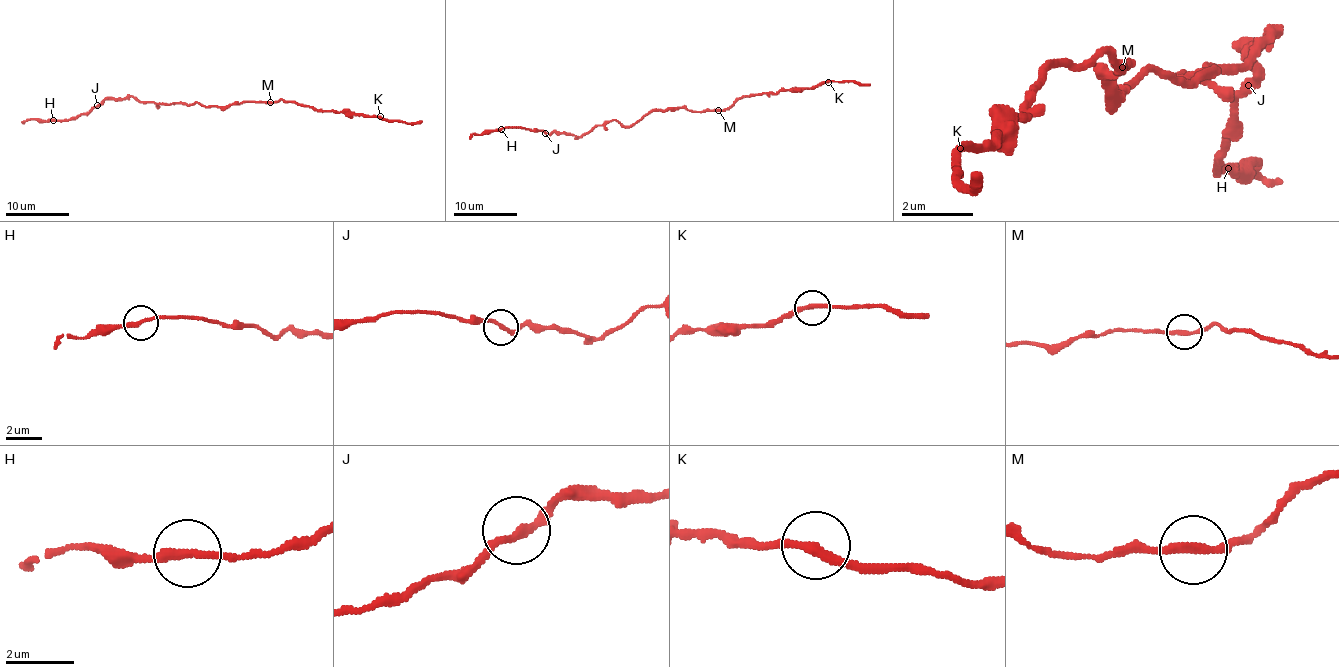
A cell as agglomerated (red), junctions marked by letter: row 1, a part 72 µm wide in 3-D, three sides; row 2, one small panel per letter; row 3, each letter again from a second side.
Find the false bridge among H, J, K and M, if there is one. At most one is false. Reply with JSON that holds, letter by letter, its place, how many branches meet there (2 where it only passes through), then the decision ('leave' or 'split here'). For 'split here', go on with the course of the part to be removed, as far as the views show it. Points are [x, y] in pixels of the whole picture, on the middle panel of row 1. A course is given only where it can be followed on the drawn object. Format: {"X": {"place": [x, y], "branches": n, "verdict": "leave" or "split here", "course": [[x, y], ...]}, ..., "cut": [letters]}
{"H": {"place": [501, 129], "branches": 2, "verdict": "leave"}, "J": {"place": [545, 133], "branches": 2, "verdict": "leave"}, "K": {"place": [828, 82], "branches": 2, "verdict": "leave"}, "M": {"place": [718, 110], "branches": 2, "verdict": "leave"}, "cut": []}

